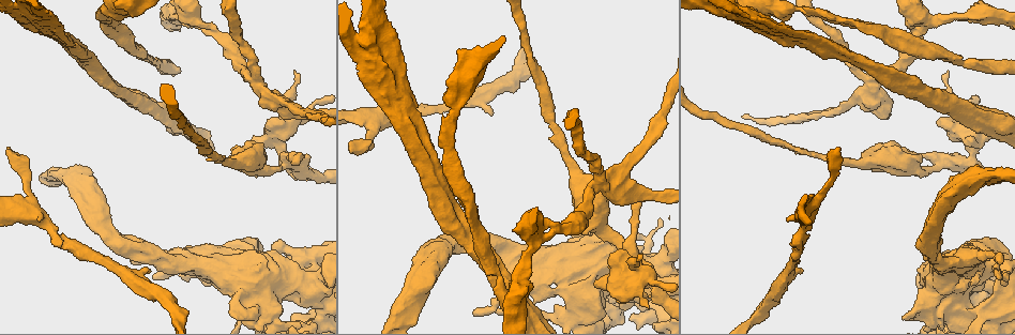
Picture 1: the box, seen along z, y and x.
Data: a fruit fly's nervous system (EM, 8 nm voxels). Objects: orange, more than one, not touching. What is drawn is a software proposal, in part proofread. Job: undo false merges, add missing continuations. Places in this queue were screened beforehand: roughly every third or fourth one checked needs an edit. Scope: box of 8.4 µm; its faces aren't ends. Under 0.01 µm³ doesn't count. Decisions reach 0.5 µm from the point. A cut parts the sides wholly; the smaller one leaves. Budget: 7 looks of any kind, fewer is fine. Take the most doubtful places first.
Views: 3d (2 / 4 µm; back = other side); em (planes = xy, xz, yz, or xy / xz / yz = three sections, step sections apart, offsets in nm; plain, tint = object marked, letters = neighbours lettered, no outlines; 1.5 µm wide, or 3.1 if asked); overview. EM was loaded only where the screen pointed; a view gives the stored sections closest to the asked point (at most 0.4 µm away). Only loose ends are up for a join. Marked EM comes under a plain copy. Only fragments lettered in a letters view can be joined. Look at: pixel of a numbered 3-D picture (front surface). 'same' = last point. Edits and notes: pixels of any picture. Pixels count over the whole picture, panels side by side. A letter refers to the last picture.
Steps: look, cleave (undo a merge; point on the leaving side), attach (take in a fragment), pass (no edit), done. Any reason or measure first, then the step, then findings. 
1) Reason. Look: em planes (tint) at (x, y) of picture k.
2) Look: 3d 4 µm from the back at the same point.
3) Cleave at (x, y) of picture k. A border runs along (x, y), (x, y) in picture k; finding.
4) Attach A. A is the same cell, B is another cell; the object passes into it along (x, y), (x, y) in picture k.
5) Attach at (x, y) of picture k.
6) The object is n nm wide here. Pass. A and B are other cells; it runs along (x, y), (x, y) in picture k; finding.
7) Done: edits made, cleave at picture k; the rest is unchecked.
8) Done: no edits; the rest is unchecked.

Thin neck. Look: 3d 4 µm from the back at (599, 187) of picture 1.

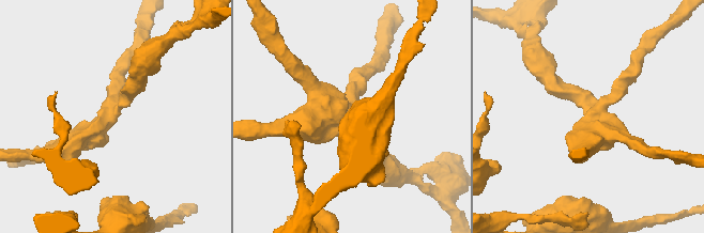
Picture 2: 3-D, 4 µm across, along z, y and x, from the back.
4 arms meet here; need the tissue. Look: em xy step 4 (letters) at (596, 114) of picture 2.

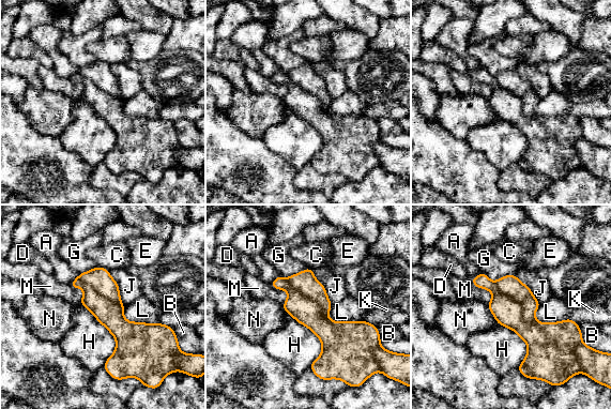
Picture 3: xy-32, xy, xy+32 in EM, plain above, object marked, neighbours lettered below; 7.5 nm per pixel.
The longest contact is with H, 500 nm. Cleave at (509, 285) of picture 3. A, B, C, D, E, G, H, J, K, L, M and N are other cells; a border runs along (493, 283), (537, 322) in picture 3; a second cell is stuck on.

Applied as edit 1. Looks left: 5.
Free end. Look: em xz step 4 (tint) at (949, 74) of picture 1.

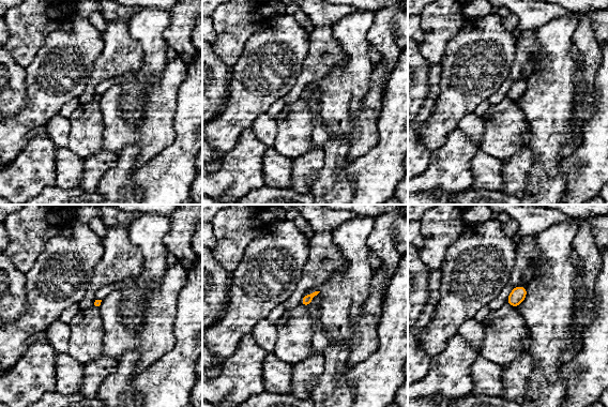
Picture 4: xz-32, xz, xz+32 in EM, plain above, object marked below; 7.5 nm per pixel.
Cut it another way. Look: em planes (letters) at the same point.

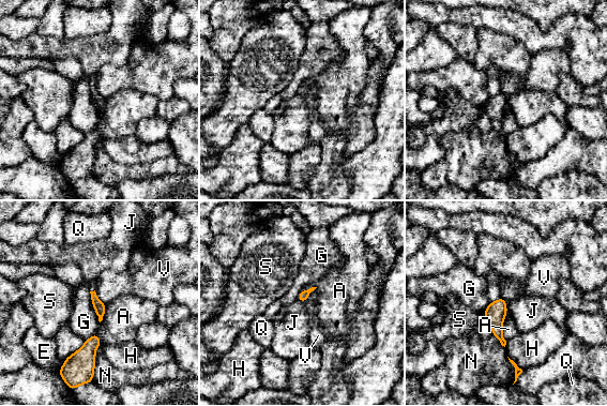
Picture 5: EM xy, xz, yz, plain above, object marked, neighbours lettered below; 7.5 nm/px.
Pass. A, E, G, H, J, N, Q, S and V are other cells; none of them fits.

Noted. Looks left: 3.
Look: 3d 2 µm at (298, 165) of picture 1.

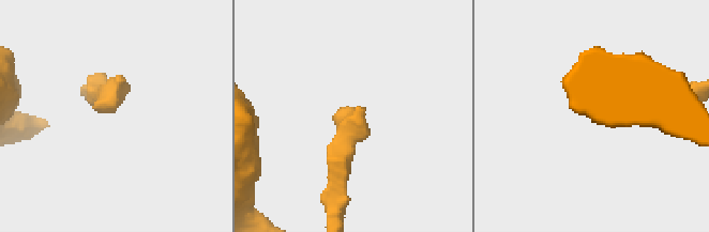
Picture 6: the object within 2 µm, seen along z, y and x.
Look: em xy step 8 (letters) at (116, 109) of picture 6.

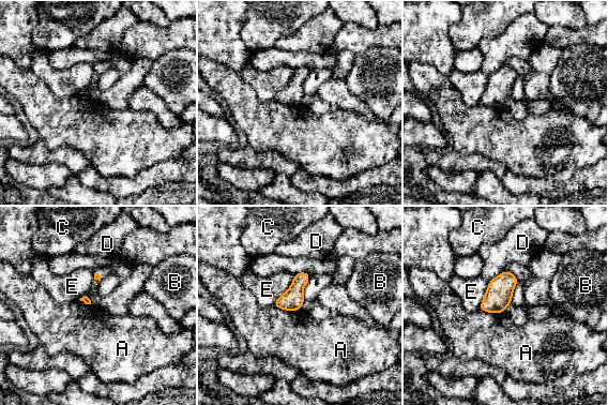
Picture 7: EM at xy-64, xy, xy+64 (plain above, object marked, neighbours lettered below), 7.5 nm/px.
Pass. A, B, C, D and E are other cells; a border runs along (273, 305), (279, 309), (300, 310) in picture 7; no lettered fragment goes on from it.

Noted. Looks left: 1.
Done: edits made, cleave at picture 3; the rest is unchecked.

